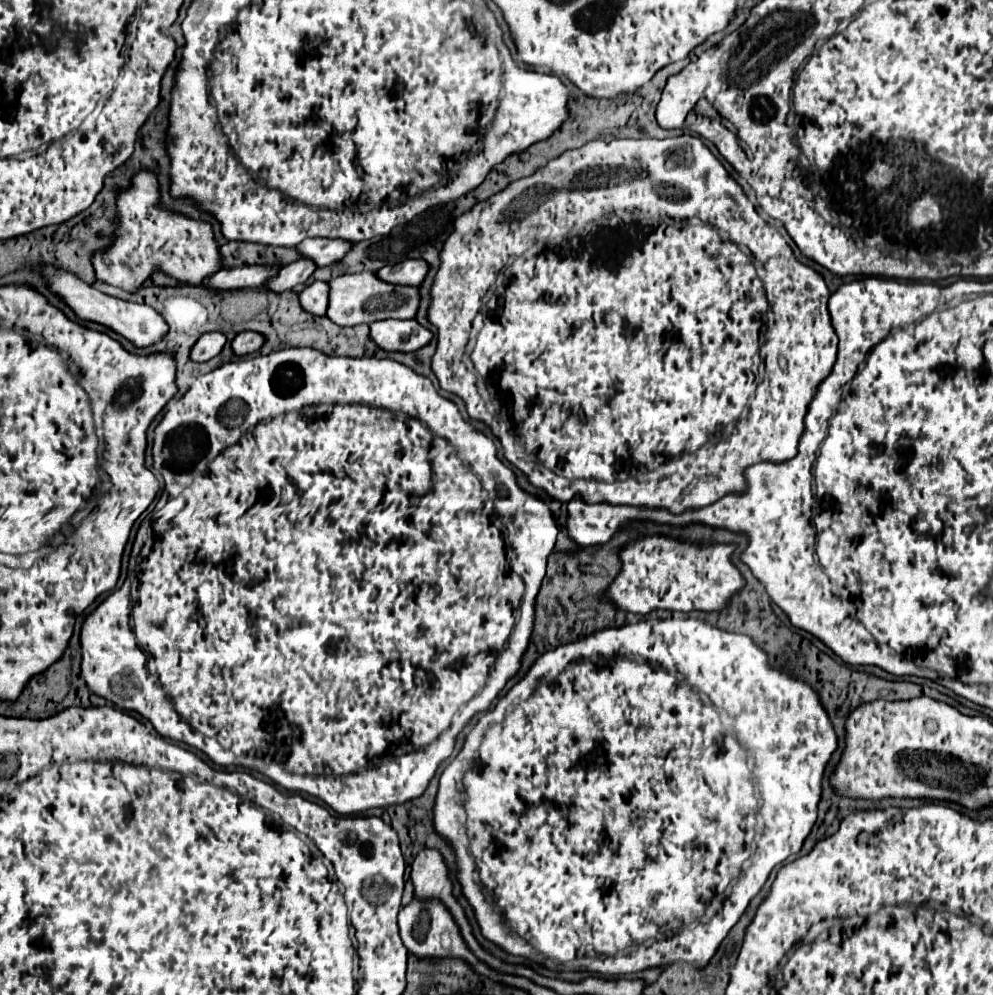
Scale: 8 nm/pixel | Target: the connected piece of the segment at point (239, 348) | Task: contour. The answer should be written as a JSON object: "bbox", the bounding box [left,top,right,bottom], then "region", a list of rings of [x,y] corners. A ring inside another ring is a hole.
{"bbox":[232,332,266,356],"region":[[[240,332],[232,340],[232,350],[236,356],[244,356],[244,354],[252,354],[252,352],[260,350],[264,346],[264,342],[266,342],[266,338],[258,332]]]}

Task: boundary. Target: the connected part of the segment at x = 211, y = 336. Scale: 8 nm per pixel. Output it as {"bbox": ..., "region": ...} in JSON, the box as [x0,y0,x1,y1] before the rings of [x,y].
{"bbox":[190,332,226,362],"region":[[[206,332],[200,336],[200,340],[194,344],[190,358],[194,362],[208,362],[210,358],[218,356],[226,344],[226,336],[222,332]]]}

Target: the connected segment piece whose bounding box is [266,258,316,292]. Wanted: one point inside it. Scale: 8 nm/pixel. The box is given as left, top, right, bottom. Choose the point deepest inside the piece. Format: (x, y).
(295, 273)

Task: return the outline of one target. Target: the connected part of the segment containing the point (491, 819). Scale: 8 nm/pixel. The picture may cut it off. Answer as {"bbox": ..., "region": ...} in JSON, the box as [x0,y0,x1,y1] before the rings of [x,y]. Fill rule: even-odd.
{"bbox":[434,618,838,976],"region":[[[650,618],[650,620],[642,620],[642,622],[638,622],[638,624],[628,624],[628,626],[622,626],[622,628],[610,628],[610,630],[602,630],[602,632],[596,632],[596,634],[592,634],[592,636],[588,636],[588,638],[584,638],[584,640],[580,640],[580,642],[572,642],[572,644],[566,644],[566,646],[560,646],[560,648],[556,648],[556,650],[551,650],[551,651],[548,651],[548,652],[546,652],[546,653],[544,653],[544,656],[542,656],[542,658],[538,658],[538,662],[536,662],[536,664],[534,664],[534,666],[532,666],[532,670],[530,670],[530,672],[528,672],[528,676],[526,676],[526,678],[524,678],[524,680],[522,680],[522,682],[518,682],[518,686],[516,686],[516,688],[512,688],[512,692],[508,692],[508,694],[506,694],[506,696],[504,696],[504,698],[502,698],[502,700],[500,700],[500,702],[498,702],[498,706],[496,706],[496,708],[493,708],[493,710],[489,710],[489,711],[487,711],[487,712],[486,712],[486,713],[485,713],[485,715],[482,715],[482,716],[481,716],[481,717],[480,717],[480,718],[479,718],[479,721],[478,721],[478,723],[477,723],[477,724],[476,724],[476,725],[475,725],[475,727],[474,727],[474,728],[473,728],[473,729],[472,729],[472,731],[471,731],[471,732],[470,732],[470,733],[469,733],[469,734],[468,734],[468,735],[467,735],[467,737],[466,737],[466,739],[465,739],[465,743],[464,743],[464,746],[463,746],[463,748],[462,748],[462,750],[461,750],[461,751],[460,751],[460,752],[459,752],[459,754],[458,754],[458,755],[457,755],[457,756],[456,756],[456,760],[454,760],[454,762],[452,762],[452,764],[450,764],[450,766],[446,766],[446,770],[444,770],[444,772],[442,772],[442,776],[440,776],[440,788],[438,788],[438,796],[436,796],[436,804],[434,804],[434,826],[436,826],[436,832],[438,832],[438,834],[442,834],[442,836],[444,836],[444,838],[446,838],[446,840],[450,840],[450,844],[452,844],[452,846],[454,846],[454,850],[456,850],[456,858],[458,858],[458,880],[460,880],[460,884],[462,884],[462,890],[464,890],[464,894],[466,894],[466,898],[468,898],[468,902],[470,902],[470,904],[472,904],[472,908],[474,908],[474,912],[476,912],[476,920],[478,920],[478,924],[480,924],[480,928],[482,928],[482,934],[484,934],[484,938],[488,938],[488,940],[492,940],[492,942],[496,942],[496,944],[500,944],[500,946],[502,946],[502,948],[504,948],[504,950],[506,950],[506,952],[510,952],[510,954],[518,954],[518,956],[526,956],[526,958],[530,958],[530,960],[536,960],[536,954],[538,954],[538,952],[542,952],[542,954],[544,954],[544,956],[550,956],[550,958],[556,958],[556,960],[558,960],[558,962],[570,962],[570,960],[574,960],[574,961],[573,961],[573,969],[574,969],[574,970],[578,970],[578,971],[580,971],[580,970],[586,970],[586,971],[591,971],[591,972],[593,972],[593,973],[596,973],[596,974],[599,974],[599,975],[603,975],[603,976],[614,976],[614,975],[622,975],[622,974],[632,974],[632,972],[640,972],[640,970],[644,970],[644,968],[650,968],[650,966],[668,966],[668,964],[672,964],[672,962],[676,962],[676,960],[682,960],[682,962],[696,962],[696,964],[698,964],[698,966],[704,966],[704,964],[708,964],[708,960],[710,960],[710,958],[712,958],[712,956],[714,956],[714,952],[716,952],[716,948],[718,948],[718,946],[720,946],[720,942],[722,942],[722,940],[724,940],[724,938],[726,938],[726,934],[728,934],[728,932],[730,932],[730,928],[732,928],[732,926],[734,926],[734,924],[736,924],[736,922],[738,922],[738,920],[740,920],[740,916],[742,916],[742,914],[744,914],[744,910],[746,910],[746,906],[748,906],[748,904],[750,904],[750,900],[752,900],[752,898],[754,898],[754,896],[756,896],[756,894],[758,894],[758,892],[760,892],[760,890],[762,890],[762,886],[764,886],[764,882],[766,882],[766,880],[768,880],[768,876],[770,876],[770,872],[772,872],[772,868],[774,868],[774,866],[776,866],[776,864],[780,864],[780,862],[784,862],[784,860],[786,860],[786,858],[788,858],[788,856],[794,856],[794,854],[798,854],[798,852],[800,852],[800,848],[802,848],[802,842],[804,842],[804,838],[806,838],[806,836],[808,836],[808,834],[810,834],[810,830],[812,830],[812,826],[814,826],[814,822],[816,822],[816,808],[818,808],[818,800],[820,800],[820,792],[822,792],[822,774],[824,774],[824,766],[826,766],[826,762],[828,762],[828,760],[830,760],[830,756],[832,756],[832,752],[834,752],[834,750],[836,750],[836,746],[838,746],[838,738],[836,738],[836,734],[834,734],[834,728],[832,728],[832,724],[830,724],[830,718],[828,718],[828,714],[826,714],[826,710],[824,710],[824,708],[822,708],[822,706],[820,706],[820,698],[818,698],[818,694],[816,694],[816,692],[814,692],[814,690],[810,690],[810,686],[808,686],[808,684],[804,684],[804,682],[798,682],[798,680],[792,680],[792,678],[790,678],[790,676],[786,676],[786,674],[782,674],[782,672],[778,672],[778,670],[774,670],[774,668],[770,668],[770,666],[768,666],[768,658],[766,658],[766,654],[764,654],[764,652],[762,652],[762,650],[760,650],[760,648],[758,648],[758,646],[756,646],[756,644],[754,644],[754,642],[752,642],[752,640],[750,640],[750,638],[746,638],[746,636],[744,636],[744,634],[732,634],[732,632],[724,632],[724,630],[718,630],[718,628],[714,628],[714,626],[710,626],[710,624],[706,624],[706,622],[700,622],[700,620],[694,620],[694,618],[668,618],[668,620],[652,620],[652,618]],[[553,671],[556,671],[556,672],[558,672],[558,673],[560,673],[560,674],[556,674],[556,676],[554,676],[554,678],[552,678],[552,676],[548,676],[548,672],[553,672]],[[714,706],[720,706],[720,710],[724,710],[724,714],[732,714],[732,730],[734,730],[734,736],[732,736],[732,734],[726,734],[726,732],[724,732],[724,734],[720,734],[720,728],[722,728],[722,722],[720,722],[720,714],[716,714],[716,708],[714,708]],[[473,754],[474,754],[474,760],[472,760],[472,764],[474,764],[474,768],[476,768],[476,770],[472,770],[472,774],[470,774],[470,770],[468,770],[468,772],[466,772],[466,774],[464,774],[464,794],[462,794],[462,800],[464,800],[464,806],[466,806],[466,812],[465,812],[465,809],[464,809],[464,806],[460,806],[460,783],[461,783],[461,780],[462,780],[462,777],[463,777],[463,774],[462,774],[462,773],[463,773],[463,772],[462,772],[462,771],[463,771],[463,770],[462,770],[462,769],[461,769],[461,768],[460,768],[460,767],[462,767],[462,766],[464,766],[464,763],[466,763],[466,762],[467,762],[467,761],[463,761],[463,760],[462,760],[462,759],[473,759]],[[746,760],[752,760],[752,764],[754,764],[754,776],[756,776],[756,782],[758,782],[758,794],[760,794],[760,798],[762,798],[762,810],[760,810],[760,812],[762,812],[762,814],[764,814],[764,816],[766,816],[766,832],[764,832],[764,834],[762,834],[762,836],[760,836],[760,838],[758,838],[758,840],[756,840],[756,848],[754,848],[754,846],[752,846],[752,840],[754,840],[754,824],[756,824],[756,818],[754,818],[754,816],[756,816],[756,810],[758,810],[758,808],[756,808],[756,798],[754,798],[754,786],[752,786],[752,778],[750,778],[750,770],[748,770],[748,766],[746,766]],[[728,886],[730,886],[730,902],[728,902],[728,898],[724,898],[724,900],[722,900],[722,906],[720,906],[720,910],[718,910],[718,912],[716,912],[716,914],[714,914],[714,916],[712,916],[712,918],[710,918],[710,920],[708,920],[708,922],[696,922],[696,924],[692,924],[692,922],[694,922],[694,920],[698,920],[698,918],[700,918],[700,916],[702,916],[702,914],[704,914],[704,910],[706,910],[706,906],[708,906],[708,902],[710,902],[710,900],[712,900],[712,896],[714,896],[714,894],[724,894],[724,892],[726,892],[726,888],[728,888]],[[484,888],[486,888],[486,890],[488,890],[488,894],[490,894],[490,896],[492,896],[492,898],[494,898],[494,900],[496,900],[496,904],[498,904],[498,908],[500,908],[500,910],[502,910],[502,914],[504,914],[504,918],[506,918],[506,922],[508,922],[508,924],[506,924],[506,922],[504,922],[504,918],[502,918],[502,916],[498,916],[498,914],[496,914],[496,906],[494,906],[494,902],[492,902],[492,898],[486,898],[486,896],[484,896]]]}

